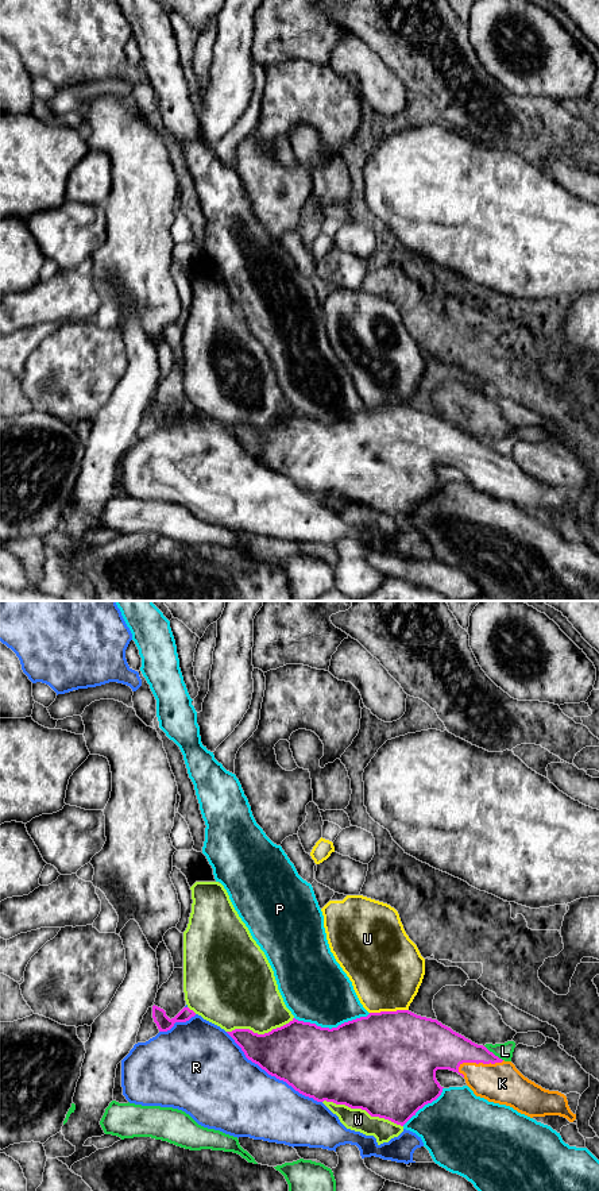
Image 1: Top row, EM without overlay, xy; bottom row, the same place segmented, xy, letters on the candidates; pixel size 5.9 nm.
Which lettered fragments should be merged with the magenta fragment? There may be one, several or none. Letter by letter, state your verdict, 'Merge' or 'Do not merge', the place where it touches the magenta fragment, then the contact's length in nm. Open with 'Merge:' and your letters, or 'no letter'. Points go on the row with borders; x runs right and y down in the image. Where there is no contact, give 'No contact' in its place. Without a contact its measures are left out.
Merge: K
K: Merge. Touches magenta at xy (479, 1062). Shared border 280 nm
L: Do not merge. Touches magenta at xy (493, 1053). Shared border 140 nm
P: Do not merge. Touches magenta at xy (332, 1028). Shared border 460 nm
R: Do not merge. Touches magenta at xy (271, 1075). Shared border 700 nm
U: Do not merge. Touches magenta at xy (389, 1012). Shared border 240 nm
W: Do not merge. Touches magenta at xy (363, 1109). Shared border 500 nm

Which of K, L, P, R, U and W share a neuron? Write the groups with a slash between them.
K / L / P / R / U / W

